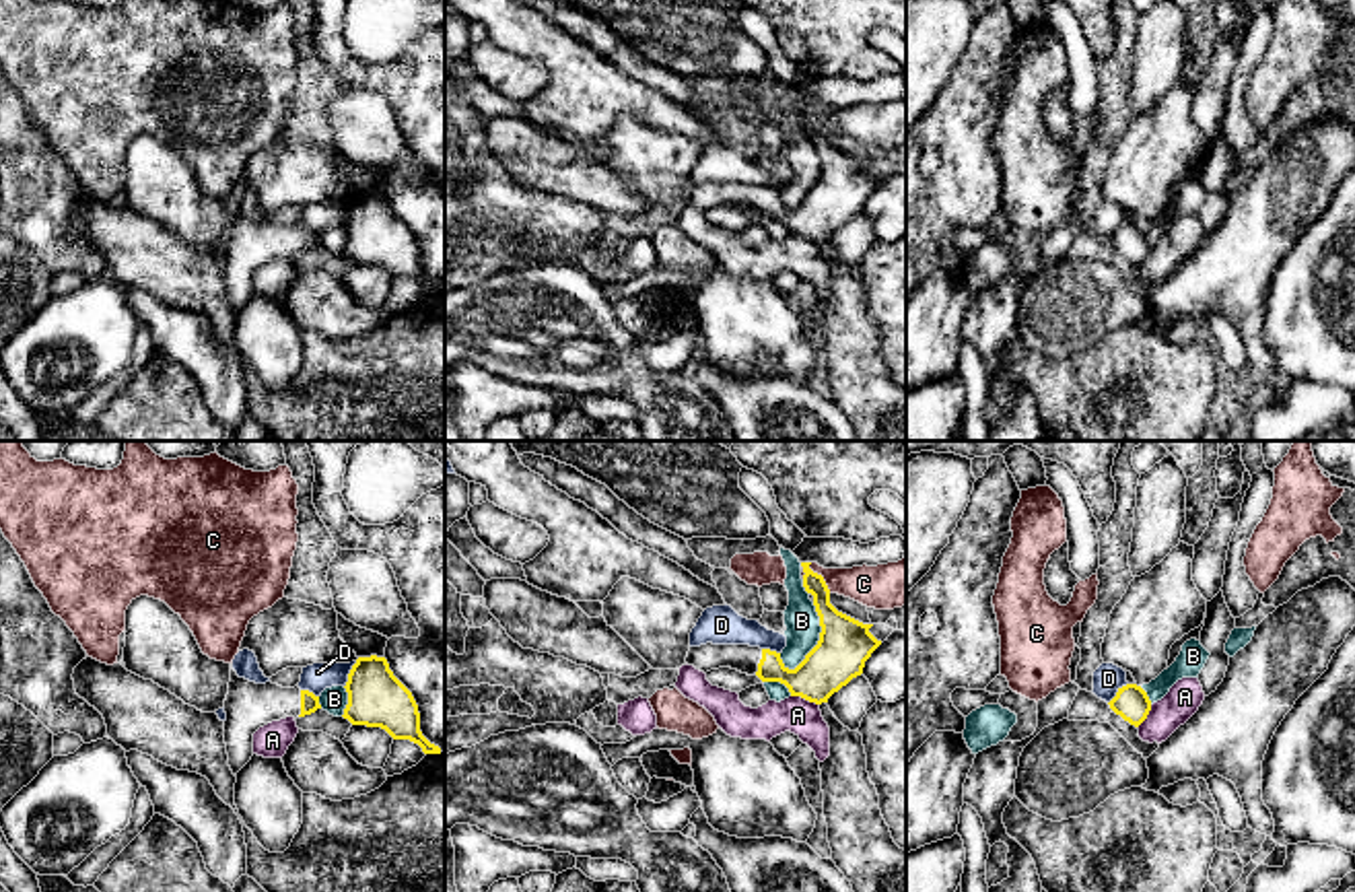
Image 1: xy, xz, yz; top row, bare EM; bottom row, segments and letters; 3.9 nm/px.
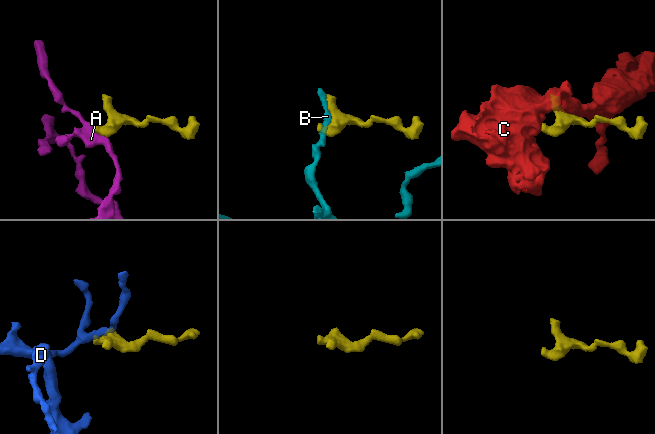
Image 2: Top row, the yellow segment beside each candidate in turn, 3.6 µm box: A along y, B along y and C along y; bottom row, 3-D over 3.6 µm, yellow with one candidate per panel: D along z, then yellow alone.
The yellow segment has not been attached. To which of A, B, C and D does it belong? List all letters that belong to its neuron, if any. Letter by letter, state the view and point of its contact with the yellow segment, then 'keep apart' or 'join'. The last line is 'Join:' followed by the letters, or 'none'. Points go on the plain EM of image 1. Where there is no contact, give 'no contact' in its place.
A: contact xz (806, 237); keep apart
B: contact xz (820, 176); keep apart
C: contact xz (822, 116); keep apart
D: contact xy (349, 213); keep apart
Join: none

